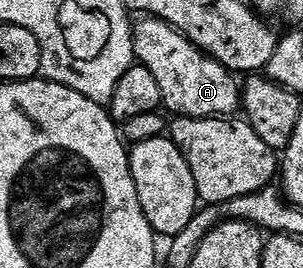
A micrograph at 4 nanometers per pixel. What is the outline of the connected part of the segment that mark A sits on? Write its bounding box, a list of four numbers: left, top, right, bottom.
[132,17,242,119]

